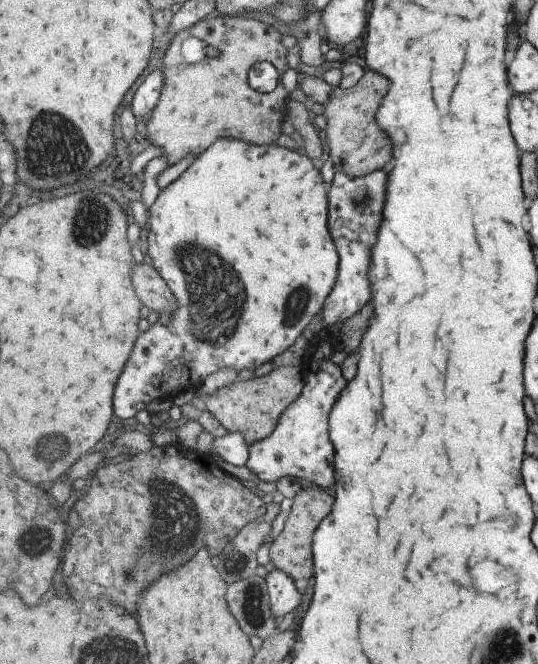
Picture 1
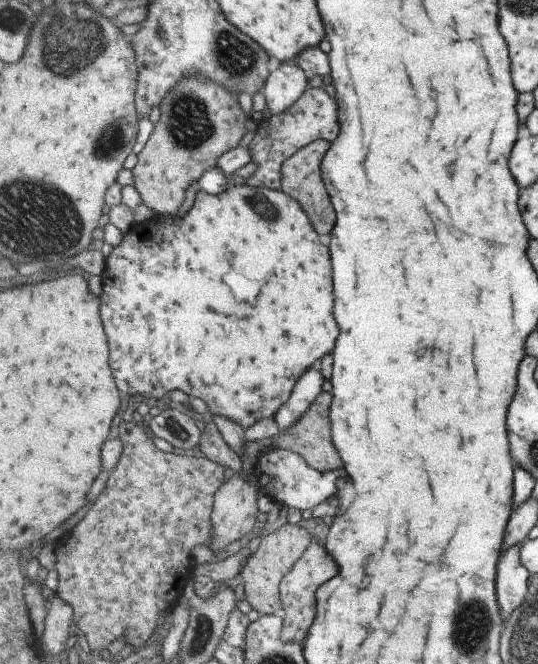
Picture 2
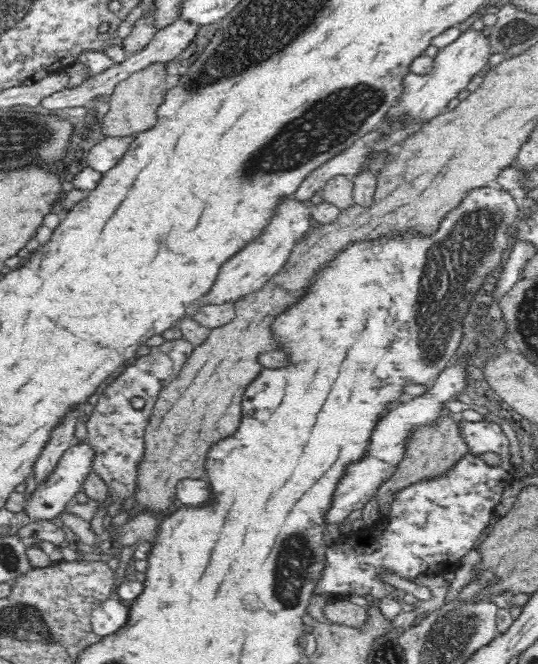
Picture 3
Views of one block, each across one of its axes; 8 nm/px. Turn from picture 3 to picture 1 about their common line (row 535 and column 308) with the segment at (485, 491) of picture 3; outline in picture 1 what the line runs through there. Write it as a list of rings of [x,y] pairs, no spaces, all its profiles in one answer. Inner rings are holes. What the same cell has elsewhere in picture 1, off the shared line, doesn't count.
[[[329,357],[322,358],[311,365],[306,376],[306,385],[300,398],[281,415],[276,431],[250,445],[250,457],[246,467],[261,480],[277,482],[281,478],[309,480],[312,485],[331,488],[335,484],[335,448],[329,440],[329,412],[335,406],[335,400],[347,386],[347,380],[341,372],[341,366]]]

